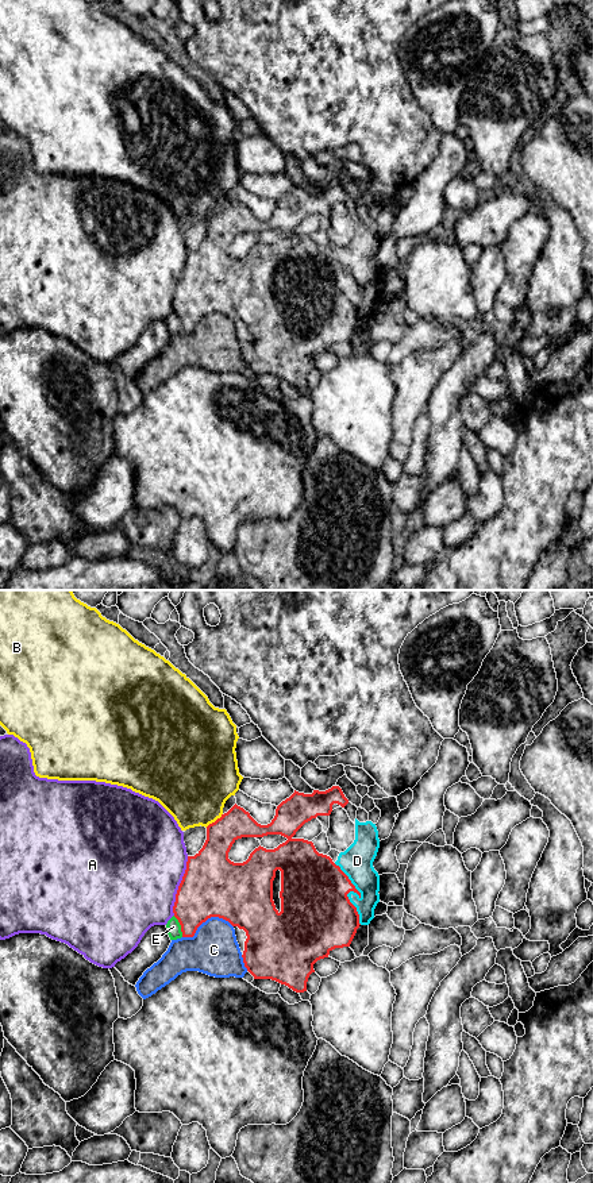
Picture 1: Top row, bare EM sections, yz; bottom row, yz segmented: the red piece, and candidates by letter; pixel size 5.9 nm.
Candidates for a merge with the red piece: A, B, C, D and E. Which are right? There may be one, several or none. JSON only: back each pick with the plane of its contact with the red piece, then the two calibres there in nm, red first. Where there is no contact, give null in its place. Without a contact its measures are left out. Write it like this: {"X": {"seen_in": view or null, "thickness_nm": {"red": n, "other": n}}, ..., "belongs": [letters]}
{"D": {"seen_in": "yz", "thickness_nm": {"red": 420, "other": 190}}, "belongs": ["D"]}

